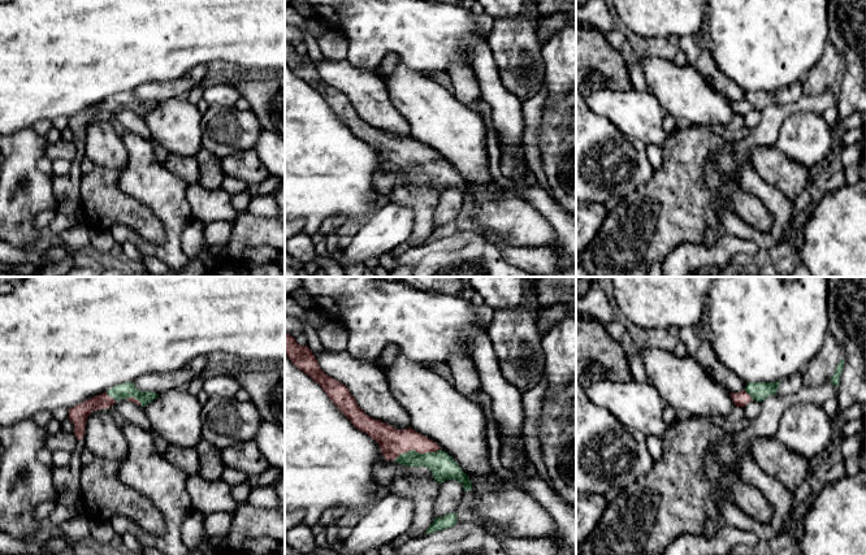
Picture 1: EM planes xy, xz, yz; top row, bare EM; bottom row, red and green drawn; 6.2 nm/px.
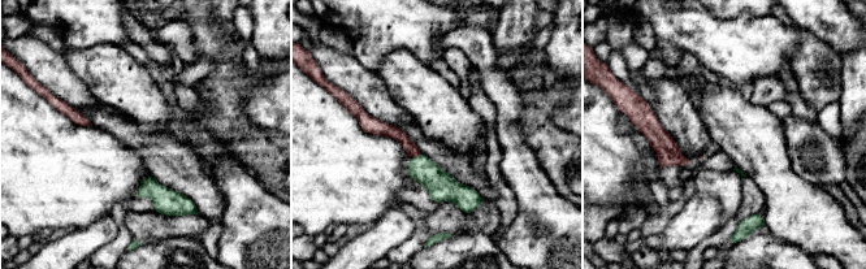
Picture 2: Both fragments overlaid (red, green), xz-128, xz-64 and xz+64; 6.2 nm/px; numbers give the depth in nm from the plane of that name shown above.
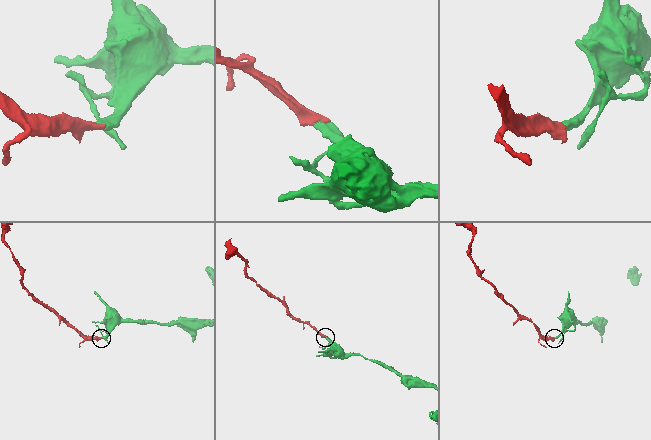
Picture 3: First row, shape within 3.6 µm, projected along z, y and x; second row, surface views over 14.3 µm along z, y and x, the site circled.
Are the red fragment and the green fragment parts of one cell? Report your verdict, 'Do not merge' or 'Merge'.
Merge

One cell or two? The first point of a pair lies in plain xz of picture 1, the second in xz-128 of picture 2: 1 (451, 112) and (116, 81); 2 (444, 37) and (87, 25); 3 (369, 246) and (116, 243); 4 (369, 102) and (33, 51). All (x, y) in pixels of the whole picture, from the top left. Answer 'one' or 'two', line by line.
1: one
2: one
3: two
4: one

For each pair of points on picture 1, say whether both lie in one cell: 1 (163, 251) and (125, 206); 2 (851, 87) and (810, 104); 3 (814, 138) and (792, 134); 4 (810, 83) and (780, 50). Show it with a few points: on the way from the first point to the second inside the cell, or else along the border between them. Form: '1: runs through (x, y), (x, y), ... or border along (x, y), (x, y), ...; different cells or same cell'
1: border along (129, 226), (150, 241), (161, 242), (164, 239); different cells
2: border along (838, 95), (835, 105); different cells
3: runs through (809, 138), (797, 135); same cell
4: border along (822, 51), (817, 63), (801, 81); different cells

